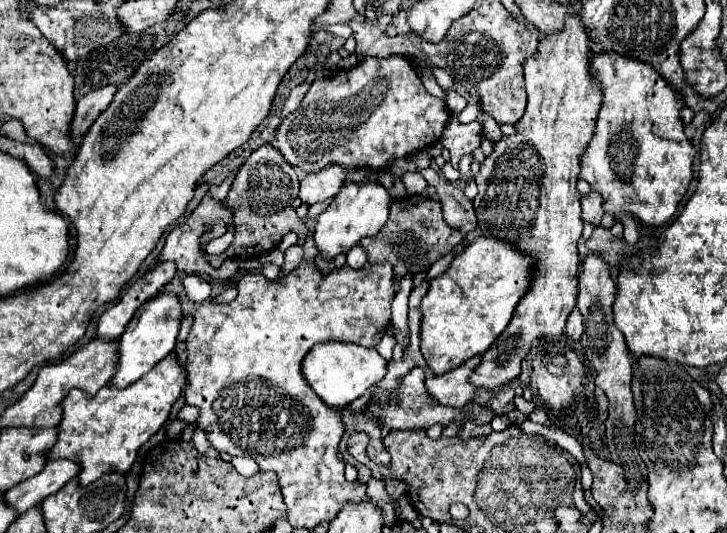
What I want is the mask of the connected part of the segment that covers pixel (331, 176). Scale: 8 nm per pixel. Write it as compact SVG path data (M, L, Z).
M328 165L326 169L322 169L318 173L308 173L300 181L298 199L306 205L314 205L328 197L334 197L340 191L346 175L348 173L340 165Z

